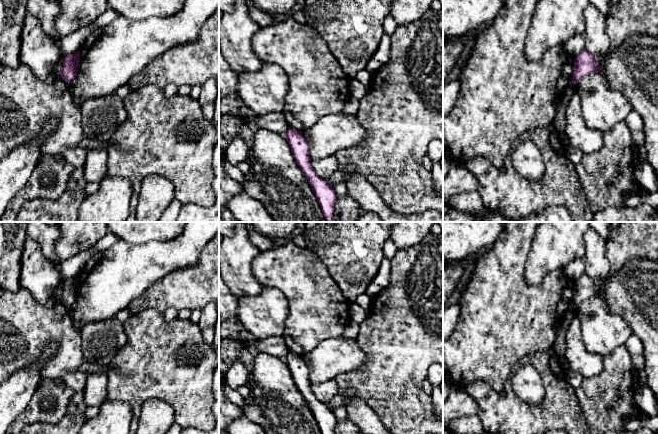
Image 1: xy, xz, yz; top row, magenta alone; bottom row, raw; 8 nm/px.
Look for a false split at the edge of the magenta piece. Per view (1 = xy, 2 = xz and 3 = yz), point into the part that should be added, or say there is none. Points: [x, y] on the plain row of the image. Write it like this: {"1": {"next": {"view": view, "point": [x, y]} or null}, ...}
{"1": {"next": null}, "2": {"next": null}, "3": {"next": null}}

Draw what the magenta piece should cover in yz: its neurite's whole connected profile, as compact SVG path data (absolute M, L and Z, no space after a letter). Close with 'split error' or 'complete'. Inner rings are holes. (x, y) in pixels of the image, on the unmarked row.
M583 274L574 284L574 295L572 298L572 308L576 309L585 299L599 297L601 290L596 284L596 280Z | complete

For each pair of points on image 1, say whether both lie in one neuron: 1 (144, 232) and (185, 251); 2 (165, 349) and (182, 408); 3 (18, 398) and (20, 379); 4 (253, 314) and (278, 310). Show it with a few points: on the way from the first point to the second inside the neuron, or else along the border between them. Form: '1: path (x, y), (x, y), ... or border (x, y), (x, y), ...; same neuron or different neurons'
1: border (182, 232), (171, 239), (150, 240), (139, 244); different neurons
2: path (173, 364), (182, 376), (182, 393); same neuron
3: path (20, 393), (20, 384); same neuron
4: path (259, 314), (265, 314), (272, 310); same neuron

